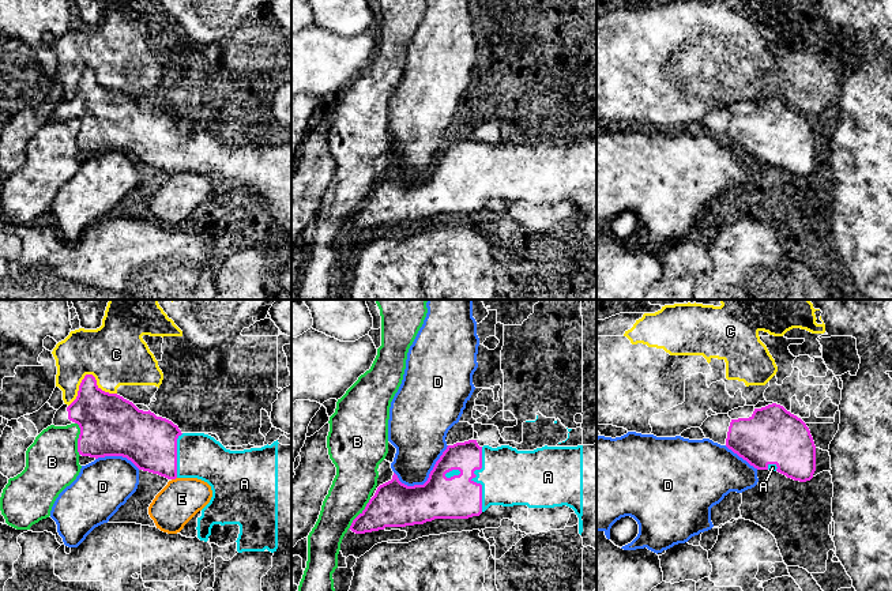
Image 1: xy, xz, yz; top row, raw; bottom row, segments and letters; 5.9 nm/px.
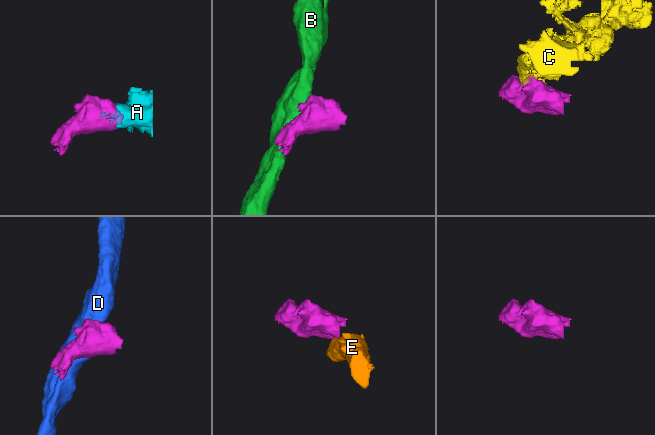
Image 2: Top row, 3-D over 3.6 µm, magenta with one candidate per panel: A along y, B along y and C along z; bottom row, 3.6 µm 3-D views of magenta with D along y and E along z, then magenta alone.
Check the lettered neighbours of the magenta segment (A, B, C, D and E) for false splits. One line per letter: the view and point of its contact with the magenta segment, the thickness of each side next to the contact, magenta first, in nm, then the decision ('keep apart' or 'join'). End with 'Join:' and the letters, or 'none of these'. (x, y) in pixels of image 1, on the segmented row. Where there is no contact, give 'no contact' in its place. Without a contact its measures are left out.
A: contact xz (473, 481); calibres 260 and 340 nm; join
B: contact xy (78, 439); calibres 360 and 320 nm; keep apart
C: contact xy (87, 375); calibres 280 and 360 nm; keep apart
D: contact xz (428, 480); calibres 260 and 300 nm; keep apart
E: contact xy (173, 478); calibres 320 and 240 nm; keep apart
Join: A

